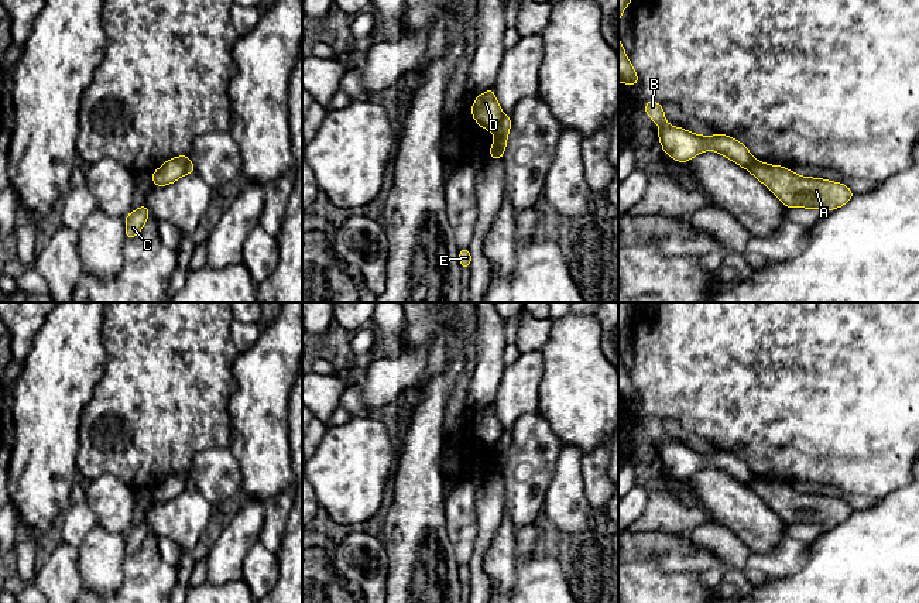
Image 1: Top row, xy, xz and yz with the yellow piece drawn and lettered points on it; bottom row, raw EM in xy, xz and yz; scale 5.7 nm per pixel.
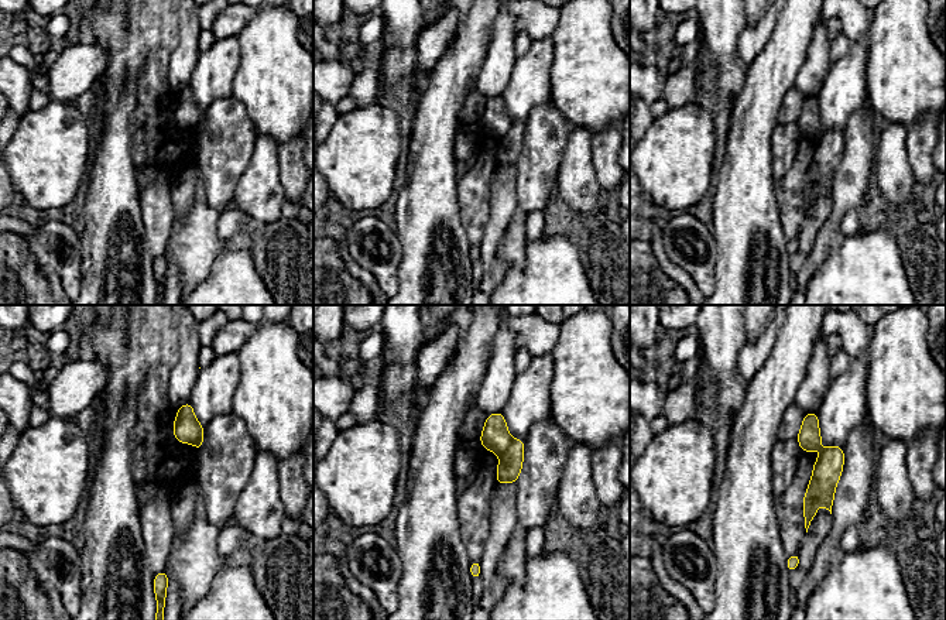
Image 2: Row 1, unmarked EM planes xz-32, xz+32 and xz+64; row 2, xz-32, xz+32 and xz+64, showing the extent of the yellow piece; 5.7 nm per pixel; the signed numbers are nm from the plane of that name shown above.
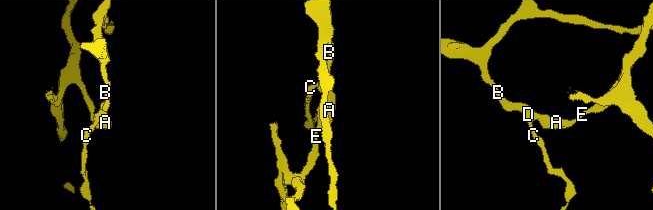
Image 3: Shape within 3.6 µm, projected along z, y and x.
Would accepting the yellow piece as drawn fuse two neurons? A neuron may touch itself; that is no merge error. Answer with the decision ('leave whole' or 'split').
split

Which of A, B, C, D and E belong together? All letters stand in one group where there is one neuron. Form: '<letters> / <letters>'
A E / B C D

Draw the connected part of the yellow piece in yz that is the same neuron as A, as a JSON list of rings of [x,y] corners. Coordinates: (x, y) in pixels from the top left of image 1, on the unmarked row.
[[[754,477],[750,489],[786,524],[833,527],[846,521],[854,513],[854,508],[841,498],[799,493],[781,482]]]

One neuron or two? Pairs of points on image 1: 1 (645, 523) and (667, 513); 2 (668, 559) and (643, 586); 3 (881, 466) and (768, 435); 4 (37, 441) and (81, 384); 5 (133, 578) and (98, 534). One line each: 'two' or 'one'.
1: one
2: two
3: one
4: one
5: two

